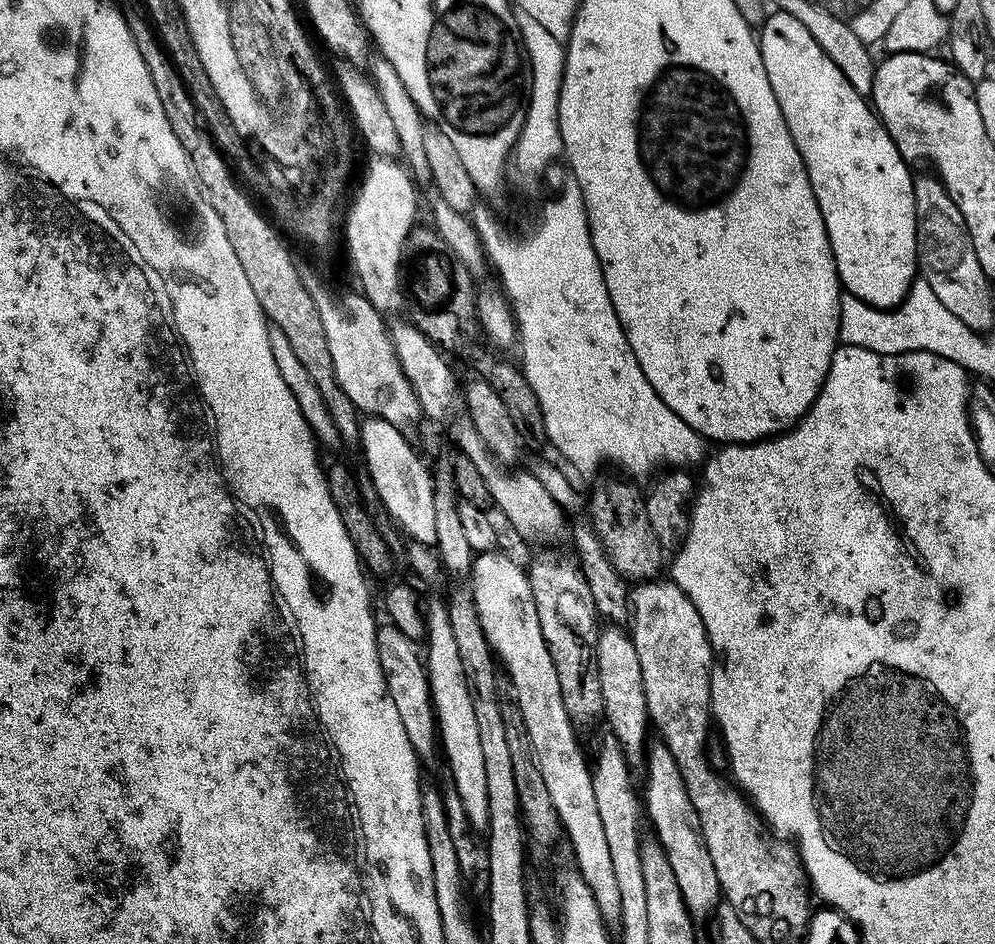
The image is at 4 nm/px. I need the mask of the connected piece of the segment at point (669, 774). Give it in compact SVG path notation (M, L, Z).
M656 742L648 752L648 785L644 792L642 788L642 802L647 817L649 814L652 818L651 829L659 837L660 845L670 858L670 866L680 883L680 893L684 895L685 901L712 900L718 896L716 871L704 844L704 837L700 835L700 819L690 802L682 774L674 762L674 754L670 754L670 750L662 742Z

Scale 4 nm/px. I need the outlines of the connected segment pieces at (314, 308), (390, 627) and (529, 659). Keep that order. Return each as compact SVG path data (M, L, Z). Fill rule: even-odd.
M184 128L184 132L175 137L186 152L207 200L218 214L218 218L222 219L226 238L229 239L230 246L233 247L234 254L242 265L246 280L262 306L264 315L275 328L286 334L290 346L294 349L294 355L302 361L302 367L310 373L310 378L314 378L319 392L322 393L322 402L326 402L326 410L330 410L330 418L334 418L334 426L338 426L341 441L345 445L359 445L361 413L338 382L322 318L319 317L319 308L311 294L305 290L299 267L294 264L287 248L280 240L279 231L270 222L268 224L254 208L252 204L254 202L237 184L229 163L205 131L200 135L200 140L188 140L188 128Z
M381 623L376 630L378 658L386 678L386 686L394 706L398 706L398 718L402 718L402 730L410 738L410 746L416 752L418 761L432 764L438 760L438 729L436 714L432 710L432 691L428 688L428 674L425 661L416 653L413 637L404 633L396 624Z
M500 551L479 553L472 561L470 583L476 613L495 655L499 659L501 656L508 667L506 675L516 704L522 711L532 755L545 779L546 790L559 816L561 829L566 836L568 834L572 844L575 867L590 886L605 925L616 928L621 920L621 890L614 877L610 848L598 812L591 767L578 744L576 726L562 701L558 674L554 674L554 662L542 638L542 626L538 622L538 610L527 571L523 567L519 568L506 553Z

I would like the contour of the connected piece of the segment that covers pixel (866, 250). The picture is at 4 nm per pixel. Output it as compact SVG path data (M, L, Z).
M776 10L765 19L764 23L759 25L758 39L760 42L760 53L762 54L762 62L766 66L766 78L770 78L770 90L774 90L774 98L778 98L778 110L782 110L782 118L786 118L786 130L790 130L790 138L794 138L794 146L798 146L798 154L802 154L802 162L806 166L806 174L810 178L810 186L814 190L814 198L818 202L818 210L822 210L822 218L826 226L826 234L830 238L830 246L834 254L834 262L836 263L836 272L840 275L840 282L843 291L850 296L856 296L862 302L866 302L871 308L894 308L897 304L901 304L906 298L906 294L910 290L912 281L917 279L918 265L916 263L916 211L914 210L914 186L912 185L913 173L908 173L910 168L909 161L905 160L896 148L895 142L890 138L890 134L884 129L880 122L879 116L876 115L871 103L865 97L858 94L858 90L854 90L854 86L850 86L850 82L846 82L846 74L842 74L842 70L838 70L838 66L834 66L834 62L830 62L830 58L826 54L826 50L822 50L822 46L818 46L818 42L814 42L814 34L810 34L810 30L806 30L806 26L802 26L802 22L798 22L798 18L794 18L790 14Z

